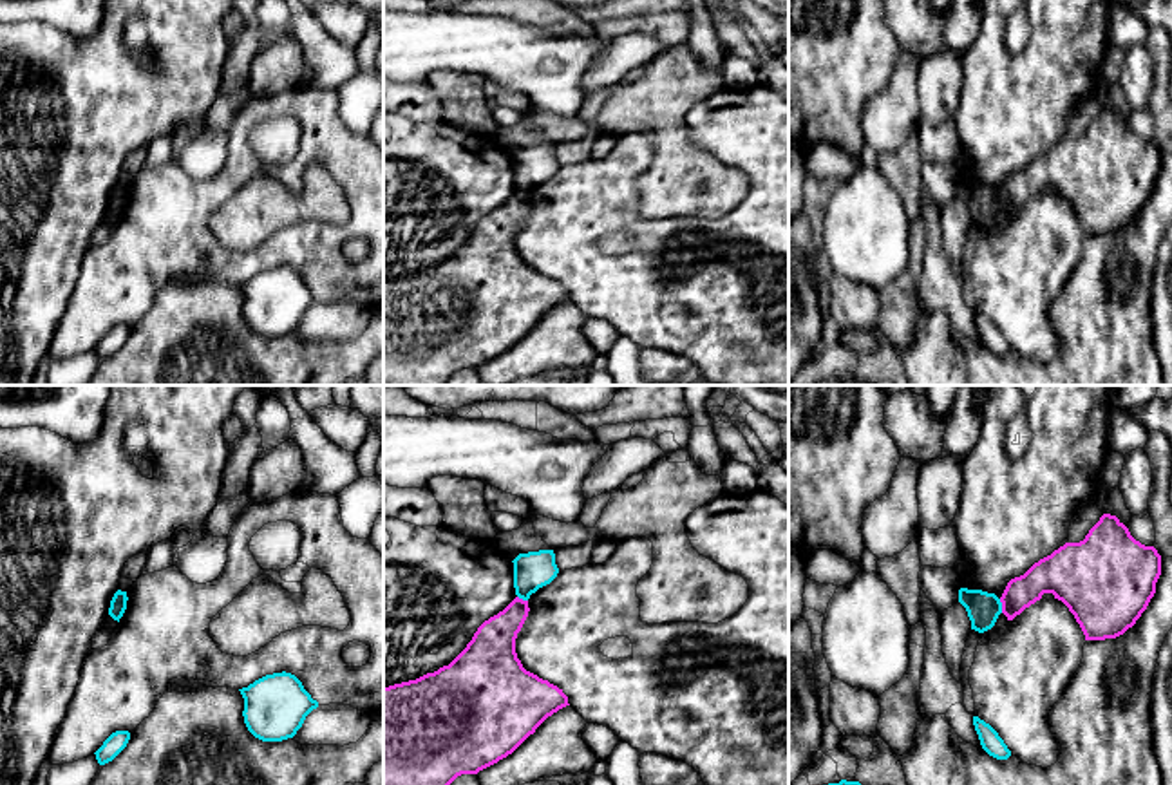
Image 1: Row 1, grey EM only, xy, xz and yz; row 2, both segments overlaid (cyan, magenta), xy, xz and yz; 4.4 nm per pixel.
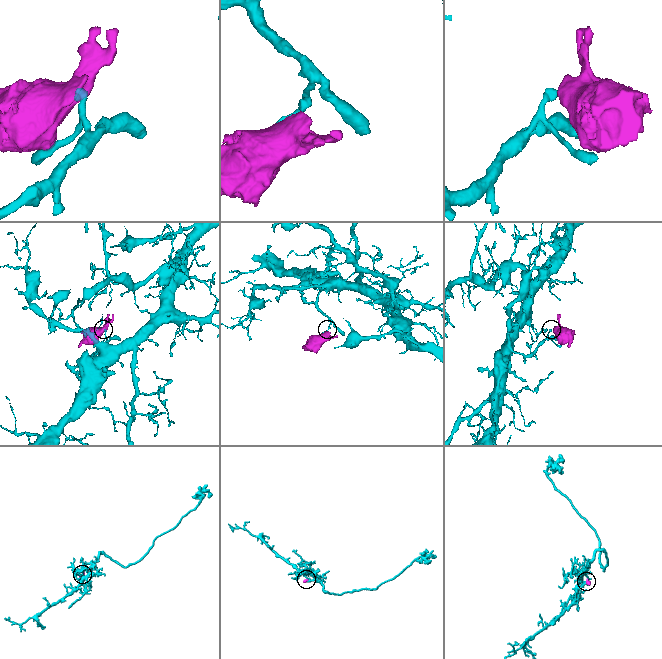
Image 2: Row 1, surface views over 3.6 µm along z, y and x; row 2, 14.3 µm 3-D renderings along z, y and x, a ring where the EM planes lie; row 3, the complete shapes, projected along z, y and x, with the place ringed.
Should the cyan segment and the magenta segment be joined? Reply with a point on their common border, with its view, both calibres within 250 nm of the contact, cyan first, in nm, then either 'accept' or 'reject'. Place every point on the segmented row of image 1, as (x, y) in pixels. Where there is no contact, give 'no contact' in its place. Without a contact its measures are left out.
meets cyan in yz at (1001, 606); 150 nm thick on the cyan side, 160 nm on the other; reject

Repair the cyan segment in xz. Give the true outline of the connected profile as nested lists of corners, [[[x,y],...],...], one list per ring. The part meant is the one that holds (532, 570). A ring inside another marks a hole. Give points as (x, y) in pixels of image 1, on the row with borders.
[[[553,550],[519,553],[512,563],[515,595],[523,601],[528,601],[559,573]]]

